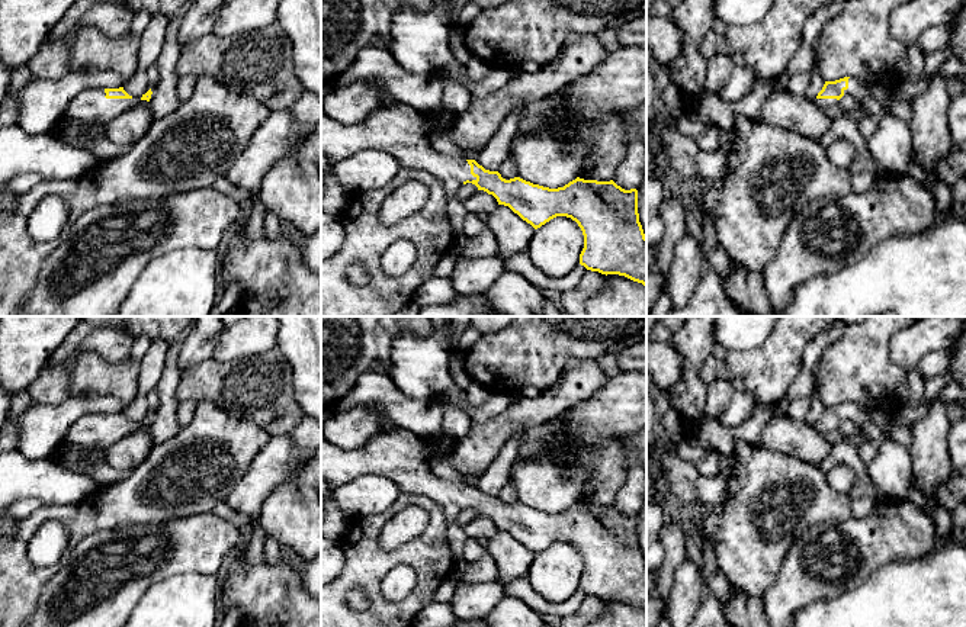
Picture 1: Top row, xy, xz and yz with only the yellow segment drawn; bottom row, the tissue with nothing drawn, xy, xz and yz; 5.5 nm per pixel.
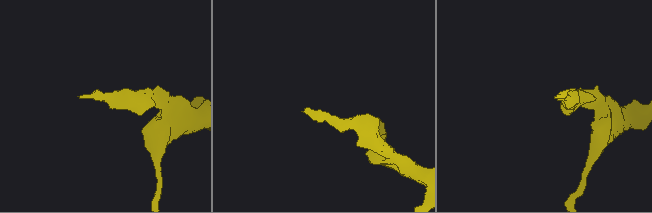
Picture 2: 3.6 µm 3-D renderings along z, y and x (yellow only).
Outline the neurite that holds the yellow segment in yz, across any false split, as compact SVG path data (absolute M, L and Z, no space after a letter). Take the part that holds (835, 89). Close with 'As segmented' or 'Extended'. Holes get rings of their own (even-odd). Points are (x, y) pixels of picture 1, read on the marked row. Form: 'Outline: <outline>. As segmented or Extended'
Outline: M844 77L835 81L825 81L815 103L827 110L838 106L838 100L850 94L859 102L860 119L857 128L866 139L870 139L885 116L883 104L876 100L856 78Z. Extended

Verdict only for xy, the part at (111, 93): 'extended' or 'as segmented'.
extended

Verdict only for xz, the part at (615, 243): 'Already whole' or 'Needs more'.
Needs more

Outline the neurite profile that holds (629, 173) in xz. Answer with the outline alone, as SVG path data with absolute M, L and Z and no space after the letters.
M639 139L628 144L626 157L619 164L613 181L625 190L636 189L644 179L646 148Z

